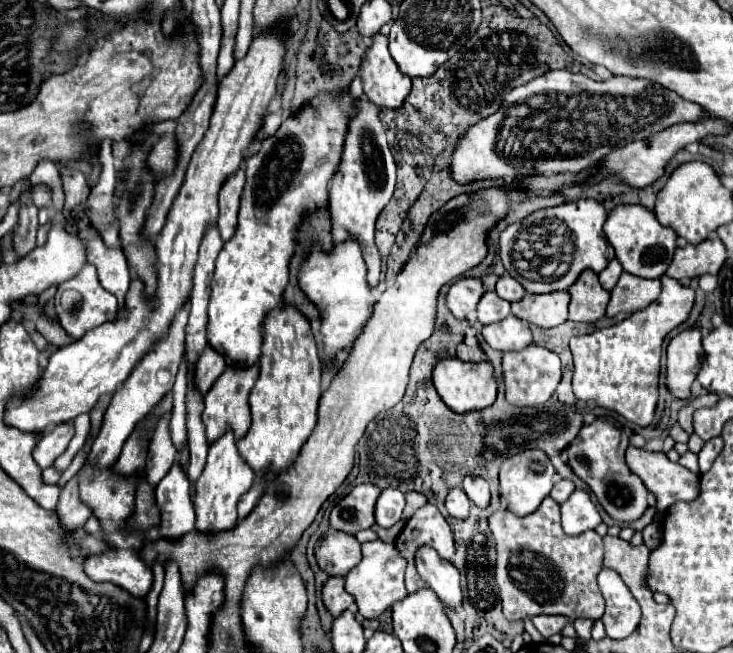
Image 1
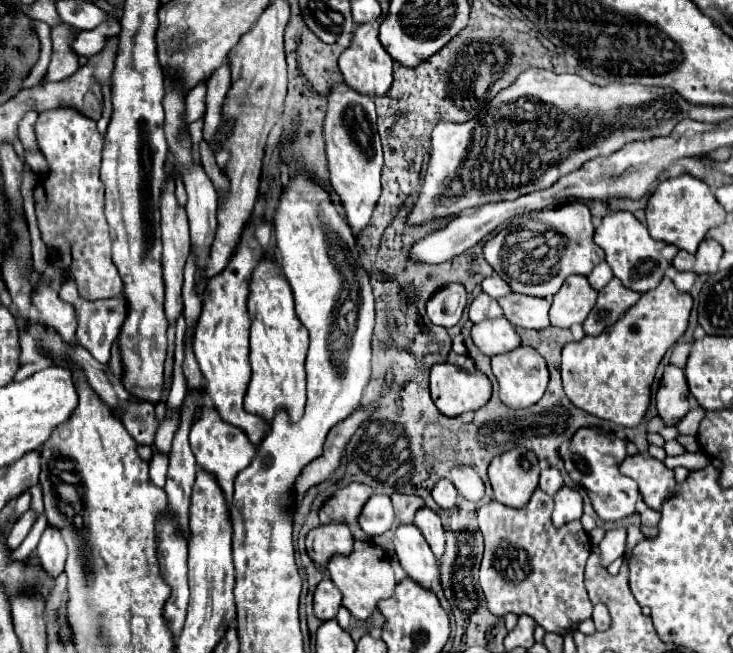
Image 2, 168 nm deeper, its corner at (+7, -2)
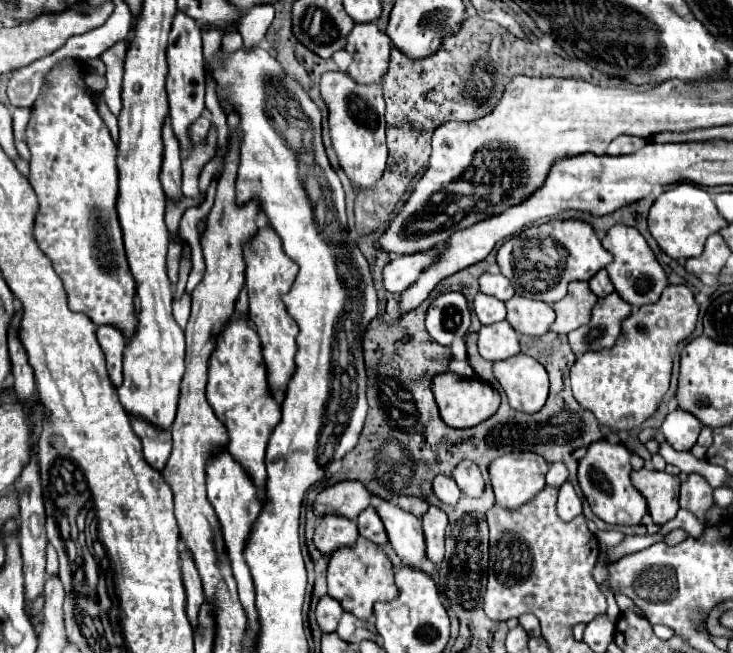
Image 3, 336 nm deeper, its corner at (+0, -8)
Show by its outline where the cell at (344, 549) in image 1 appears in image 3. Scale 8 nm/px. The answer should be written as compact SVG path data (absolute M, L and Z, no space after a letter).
M325 516L317 524L313 542L323 556L329 556L337 548L355 546L357 538L357 524L353 520L341 516Z

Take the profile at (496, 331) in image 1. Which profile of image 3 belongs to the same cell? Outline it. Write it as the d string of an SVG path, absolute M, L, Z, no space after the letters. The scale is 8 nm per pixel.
M507 320L497 322L497 324L489 324L489 326L481 326L481 330L479 330L479 354L485 360L499 362L499 360L515 356L519 352L521 352L519 336Z

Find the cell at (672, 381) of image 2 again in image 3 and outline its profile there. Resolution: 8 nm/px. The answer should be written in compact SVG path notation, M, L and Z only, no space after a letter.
M681 408L669 412L661 426L661 432L675 450L691 450L691 446L697 442L699 430L701 422L693 418L693 414L683 412Z

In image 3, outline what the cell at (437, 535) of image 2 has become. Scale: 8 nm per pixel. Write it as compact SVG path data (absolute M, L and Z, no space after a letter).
M431 506L423 516L423 532L427 544L427 558L435 564L443 562L445 556L445 528L447 528L447 514L437 506Z

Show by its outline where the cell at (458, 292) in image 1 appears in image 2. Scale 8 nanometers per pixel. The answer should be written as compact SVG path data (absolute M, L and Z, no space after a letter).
M448 284L438 290L426 304L426 314L432 324L452 328L460 322L468 296L462 284Z

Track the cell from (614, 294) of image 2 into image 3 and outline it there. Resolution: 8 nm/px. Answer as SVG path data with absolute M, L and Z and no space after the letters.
M617 292L601 298L593 308L591 322L569 332L569 344L573 352L581 356L587 350L601 350L607 346L611 348L621 334L621 322L629 314L631 306Z

